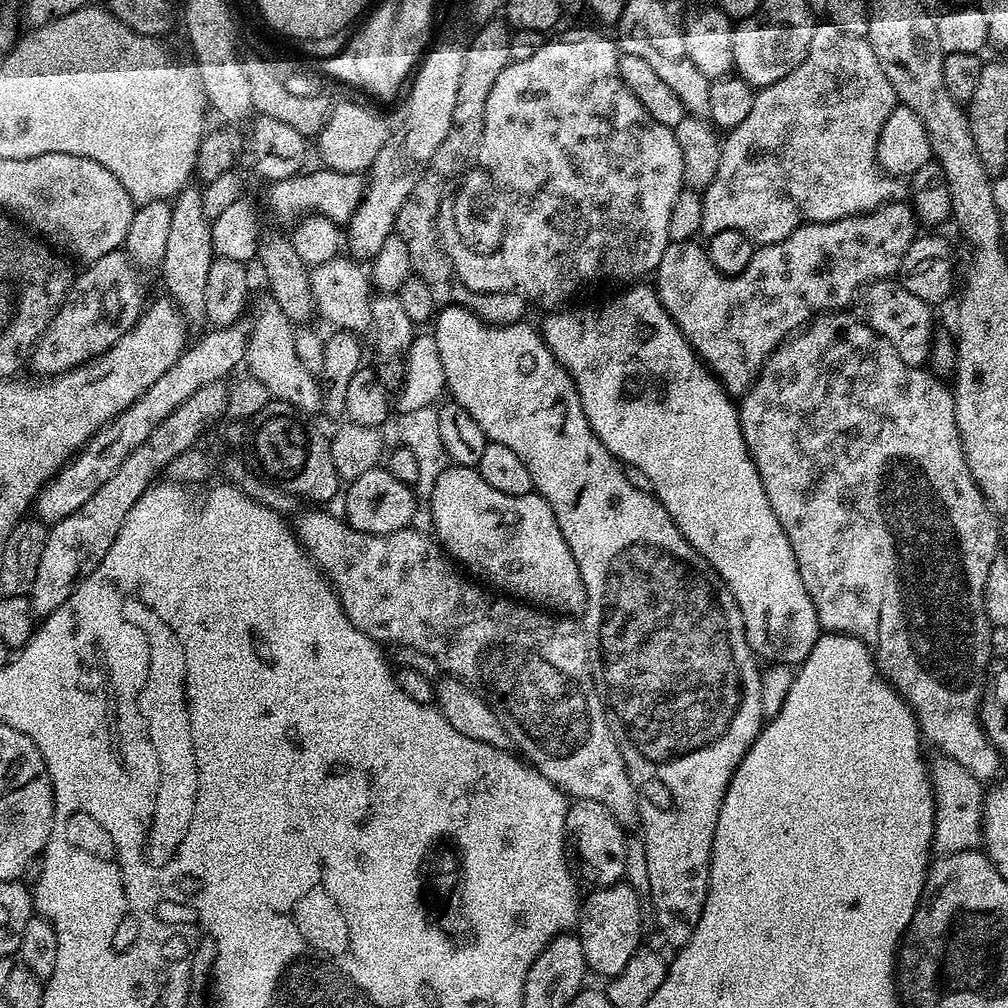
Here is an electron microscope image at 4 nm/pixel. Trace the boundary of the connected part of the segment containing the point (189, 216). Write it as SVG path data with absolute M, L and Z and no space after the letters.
M195 186L183 188L171 205L170 234L167 237L165 257L158 267L164 275L164 288L174 301L185 321L204 320L206 306L206 277L214 259L212 250L212 226L207 214L202 210L201 189Z

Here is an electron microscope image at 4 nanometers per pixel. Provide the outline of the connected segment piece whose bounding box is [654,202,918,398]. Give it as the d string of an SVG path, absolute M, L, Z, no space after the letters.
M893 202L883 204L880 208L875 208L872 212L865 212L863 216L847 216L841 220L834 222L826 222L825 224L803 224L798 230L794 230L786 238L782 238L773 244L766 244L757 247L754 258L750 258L750 266L746 266L746 270L742 270L737 276L727 276L722 274L714 266L714 262L710 262L708 257L708 249L703 243L696 240L683 240L682 242L669 242L666 250L662 250L662 262L658 262L654 273L654 287L656 289L656 297L662 302L662 306L666 310L666 314L670 314L670 318L678 326L678 330L690 342L690 346L696 351L697 356L707 364L708 369L712 371L717 380L720 381L724 391L733 398L743 397L744 393L752 387L752 383L756 381L756 376L762 370L765 360L775 348L783 344L793 334L801 331L817 314L827 314L837 310L847 309L848 303L852 299L857 299L858 293L873 284L876 280L887 280L895 277L902 266L902 258L906 258L906 250L910 250L913 240L918 235L918 221L916 213L912 211L911 203Z

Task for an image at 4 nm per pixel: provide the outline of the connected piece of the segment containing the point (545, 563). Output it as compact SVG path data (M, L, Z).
M449 466L438 475L429 504L433 511L432 532L435 539L445 553L473 577L517 601L555 615L579 618L583 614L584 588L578 562L574 562L574 554L570 546L566 546L566 538L562 538L554 510L535 491L524 496L502 494L502 490L494 490L490 482L480 477L476 468Z

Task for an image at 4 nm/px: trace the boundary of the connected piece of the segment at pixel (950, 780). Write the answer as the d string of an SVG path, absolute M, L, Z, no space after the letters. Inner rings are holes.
M937 755L930 764L932 787L936 794L936 825L933 849L939 855L949 856L959 852L971 852L981 847L984 838L985 785L966 766L958 766L948 756Z

